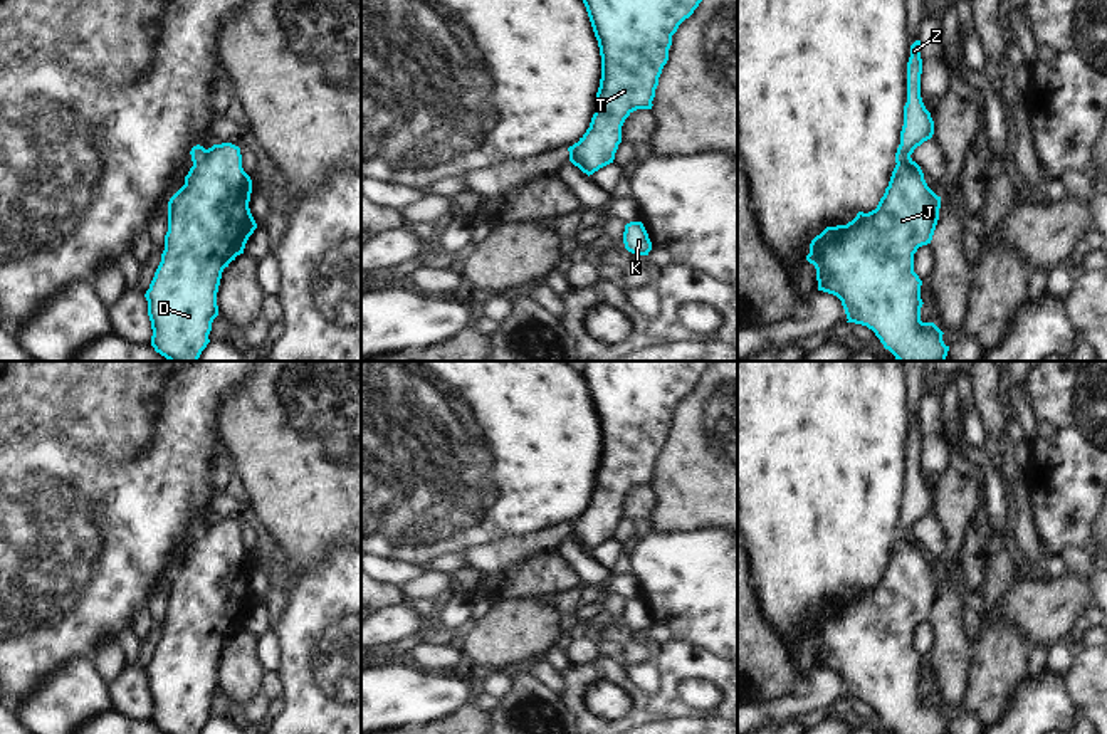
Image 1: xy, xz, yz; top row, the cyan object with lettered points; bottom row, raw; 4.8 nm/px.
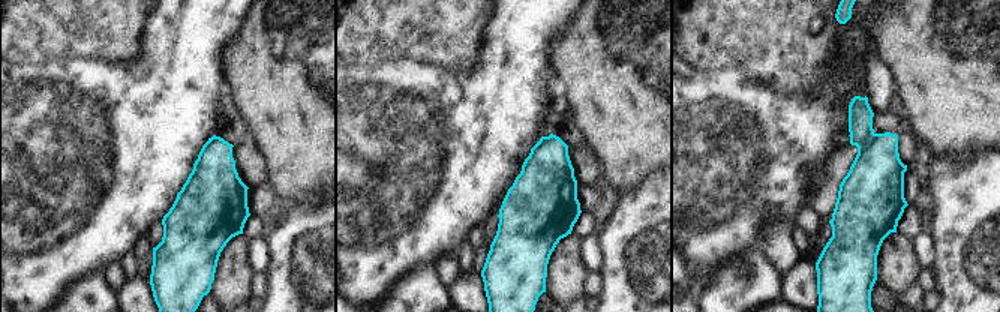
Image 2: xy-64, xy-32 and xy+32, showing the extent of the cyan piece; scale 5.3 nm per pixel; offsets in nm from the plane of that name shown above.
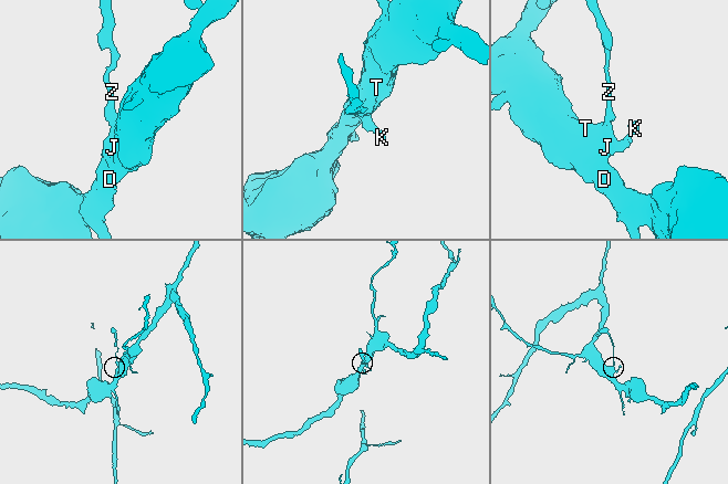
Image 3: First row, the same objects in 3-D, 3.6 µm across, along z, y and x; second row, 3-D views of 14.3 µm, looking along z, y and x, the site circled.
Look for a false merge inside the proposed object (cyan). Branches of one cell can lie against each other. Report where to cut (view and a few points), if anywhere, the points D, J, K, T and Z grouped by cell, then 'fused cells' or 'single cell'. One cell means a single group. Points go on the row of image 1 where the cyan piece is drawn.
xy (207, 150), (194, 165) | D J K T / Z | fused cells

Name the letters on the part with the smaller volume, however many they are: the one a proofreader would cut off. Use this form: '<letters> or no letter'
Z

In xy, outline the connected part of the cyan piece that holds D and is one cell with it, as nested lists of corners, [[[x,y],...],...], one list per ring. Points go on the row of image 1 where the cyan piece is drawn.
[[[213,144],[168,202],[165,250],[146,291],[151,346],[168,361],[198,361],[218,316],[222,272],[257,228],[240,148]]]

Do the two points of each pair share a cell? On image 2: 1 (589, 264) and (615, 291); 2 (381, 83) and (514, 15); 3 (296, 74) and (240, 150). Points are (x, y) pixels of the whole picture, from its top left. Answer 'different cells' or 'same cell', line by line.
1: different cells
2: same cell
3: different cells

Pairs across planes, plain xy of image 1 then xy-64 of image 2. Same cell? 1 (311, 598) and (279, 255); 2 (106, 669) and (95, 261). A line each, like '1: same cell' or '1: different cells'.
1: same cell
2: different cells

